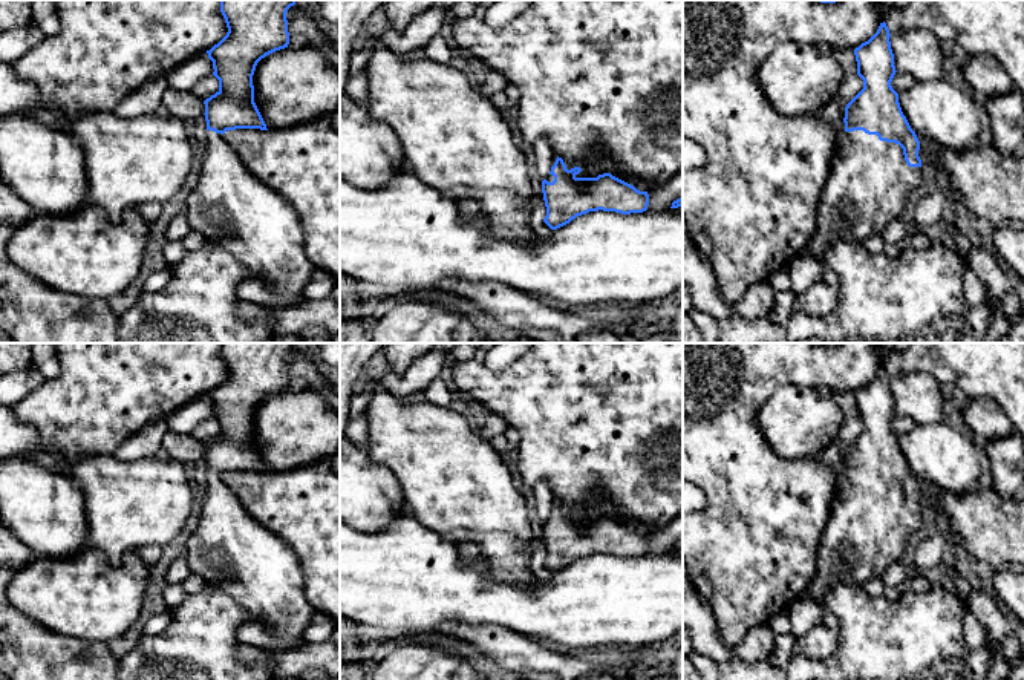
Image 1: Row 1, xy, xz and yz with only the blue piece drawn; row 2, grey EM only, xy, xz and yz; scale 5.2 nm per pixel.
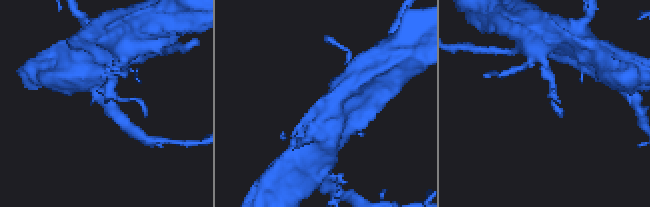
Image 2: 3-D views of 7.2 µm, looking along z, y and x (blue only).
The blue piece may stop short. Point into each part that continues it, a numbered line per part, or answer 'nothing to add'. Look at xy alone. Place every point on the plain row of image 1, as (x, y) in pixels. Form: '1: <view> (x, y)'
1: xy (228, 549)

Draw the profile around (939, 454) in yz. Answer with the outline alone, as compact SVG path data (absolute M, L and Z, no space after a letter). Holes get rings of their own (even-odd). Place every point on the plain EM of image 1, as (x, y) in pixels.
M947 423L917 424L898 436L898 446L917 479L926 479L935 489L964 495L980 485L981 467L977 458L980 443L967 438Z

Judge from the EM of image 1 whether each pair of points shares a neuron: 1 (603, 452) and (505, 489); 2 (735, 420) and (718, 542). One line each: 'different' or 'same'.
1: different
2: same

